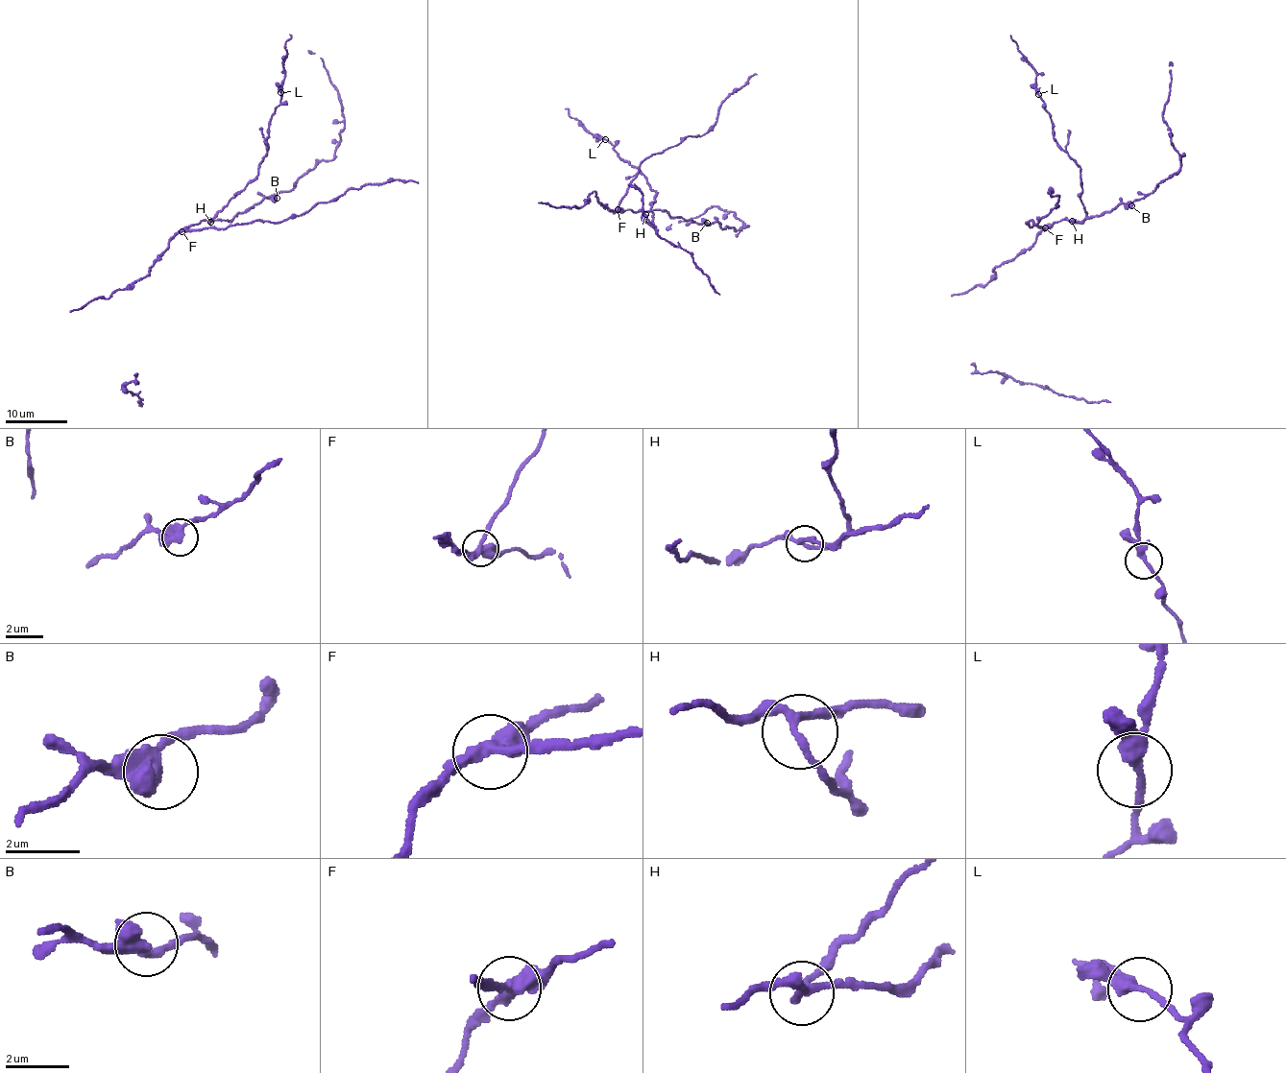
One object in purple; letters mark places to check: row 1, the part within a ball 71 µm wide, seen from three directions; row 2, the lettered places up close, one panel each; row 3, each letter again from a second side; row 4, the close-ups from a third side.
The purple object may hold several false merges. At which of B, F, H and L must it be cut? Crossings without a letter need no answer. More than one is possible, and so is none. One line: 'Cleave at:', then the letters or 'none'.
Cleave at: F

